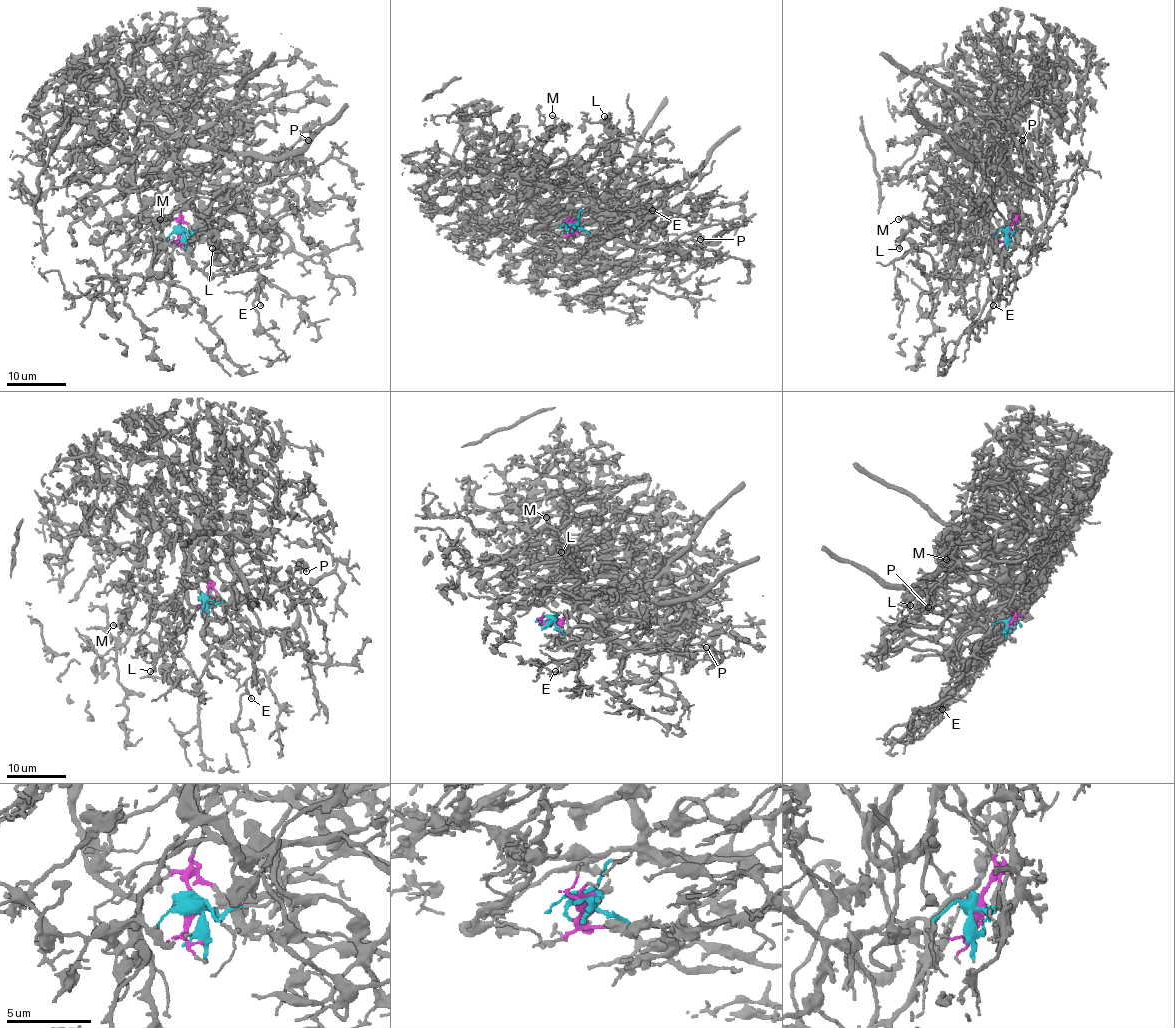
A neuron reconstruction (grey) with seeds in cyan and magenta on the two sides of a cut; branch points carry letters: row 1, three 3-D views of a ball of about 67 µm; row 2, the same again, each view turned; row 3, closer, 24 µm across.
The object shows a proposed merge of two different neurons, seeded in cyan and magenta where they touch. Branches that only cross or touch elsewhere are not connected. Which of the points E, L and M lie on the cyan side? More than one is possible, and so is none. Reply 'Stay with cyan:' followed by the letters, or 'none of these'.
Stay with cyan: E

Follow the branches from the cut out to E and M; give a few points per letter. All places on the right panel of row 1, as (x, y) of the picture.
E: (1008, 231), (1018, 229), (1018, 235), (1015, 244), (1002, 252), (1000, 274), (988, 286), (988, 298), (993, 305)
M: (1009, 231), (999, 188), (962, 225), (942, 200), (959, 220), (935, 234), (898, 219)

